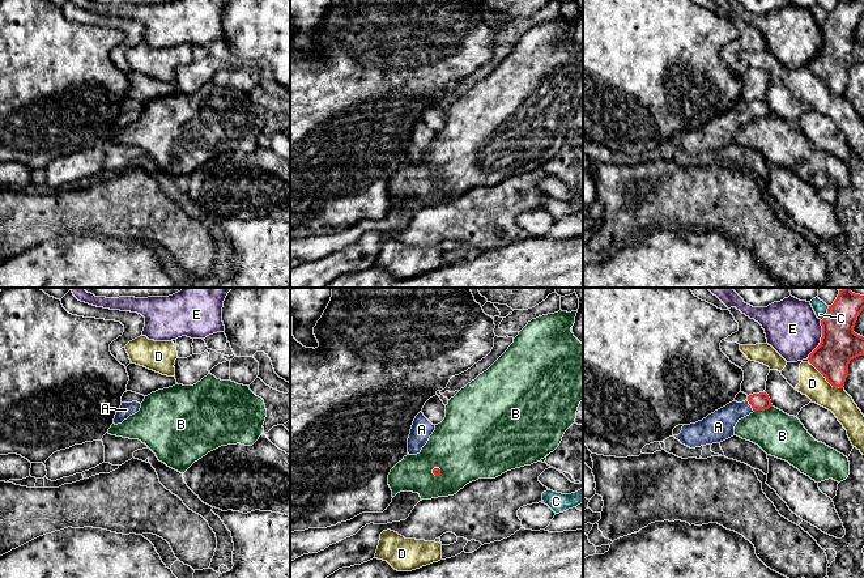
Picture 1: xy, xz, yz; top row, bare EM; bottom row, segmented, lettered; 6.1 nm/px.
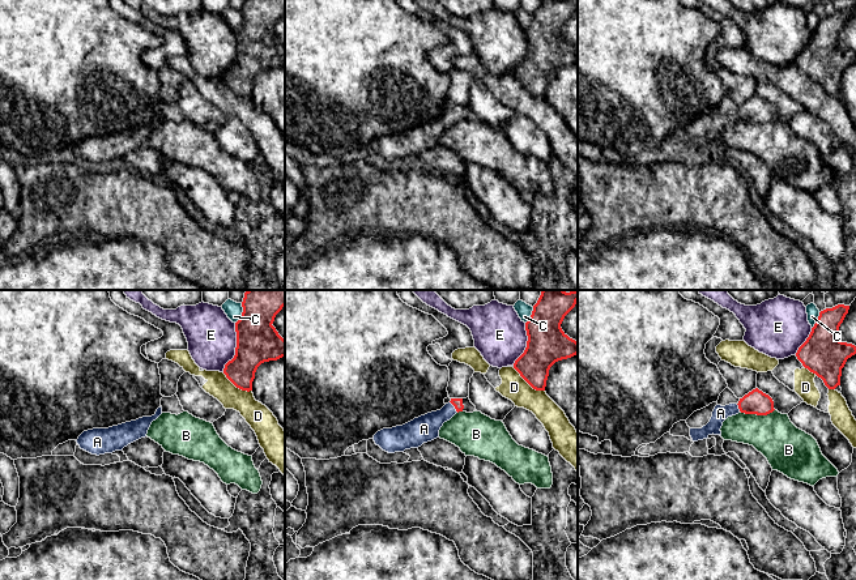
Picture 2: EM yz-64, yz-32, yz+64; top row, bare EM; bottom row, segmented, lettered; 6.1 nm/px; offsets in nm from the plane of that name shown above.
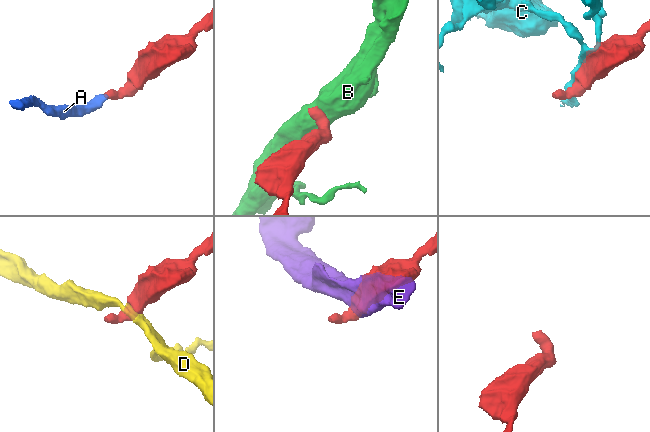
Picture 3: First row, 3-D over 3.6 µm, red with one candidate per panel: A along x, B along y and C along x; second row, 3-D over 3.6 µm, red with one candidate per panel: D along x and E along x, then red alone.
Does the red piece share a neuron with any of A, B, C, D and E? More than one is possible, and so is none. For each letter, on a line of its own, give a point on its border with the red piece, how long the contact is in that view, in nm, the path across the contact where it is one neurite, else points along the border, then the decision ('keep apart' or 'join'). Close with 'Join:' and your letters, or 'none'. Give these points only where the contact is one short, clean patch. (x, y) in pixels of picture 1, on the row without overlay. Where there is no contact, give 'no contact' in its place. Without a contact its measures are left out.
A: contact yz (750, 111); length 90 nm; way yz (760, 109), (750, 111), (733, 118), (718, 134); join
B: contact yz (762, 117); length 120 nm; border yz (771, 113), (754, 119); keep apart
C: contact yz (826, 21); length 110 nm; keep apart
D: contact yz (826, 86); length 240 nm; border yz (812, 71), (833, 93), (842, 96); keep apart
E: contact yz (821, 47); length 260 nm; keep apart
Join: A

